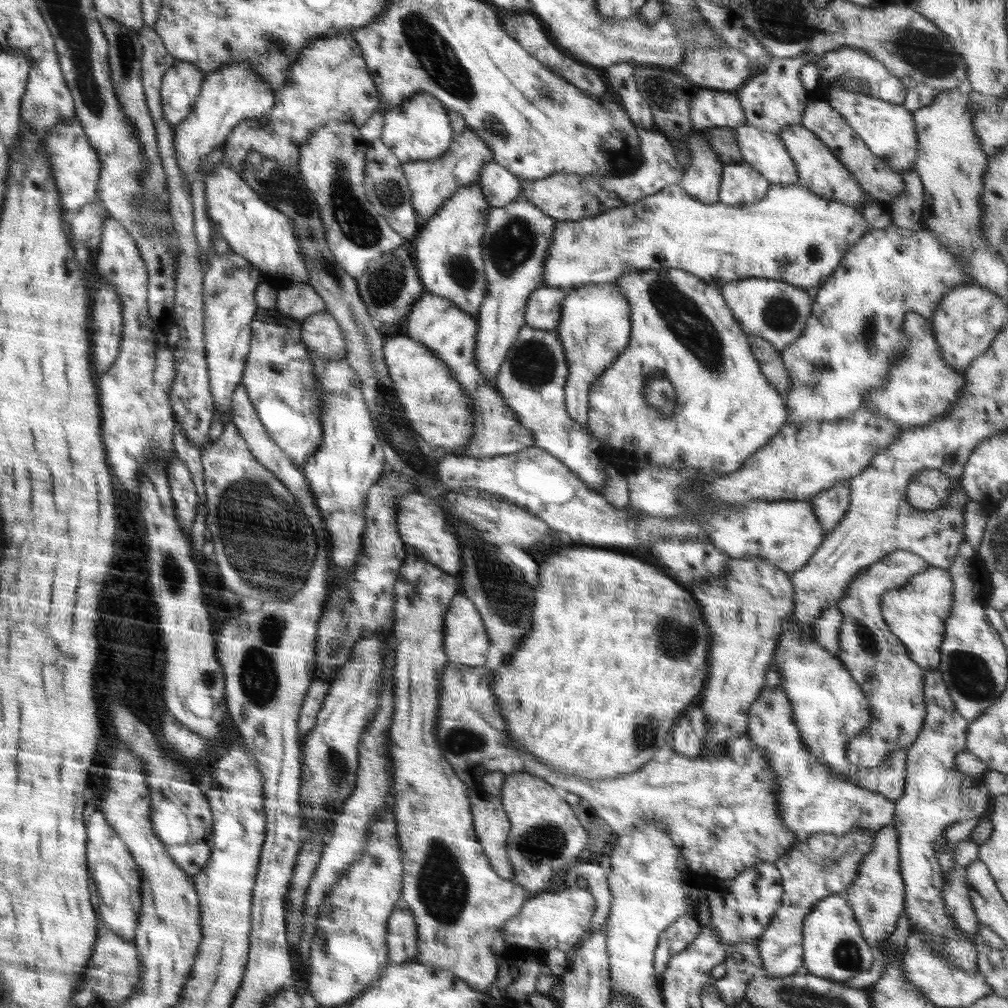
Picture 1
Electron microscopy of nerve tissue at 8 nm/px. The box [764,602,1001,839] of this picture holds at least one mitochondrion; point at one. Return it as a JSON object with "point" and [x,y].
{"point":[972,677]}

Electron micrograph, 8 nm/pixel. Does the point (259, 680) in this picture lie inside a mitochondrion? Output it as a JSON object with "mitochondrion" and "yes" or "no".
{"mitochondrion":"yes"}

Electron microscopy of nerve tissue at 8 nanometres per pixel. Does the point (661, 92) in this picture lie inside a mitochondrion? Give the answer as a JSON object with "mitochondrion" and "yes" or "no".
{"mitochondrion":"yes"}

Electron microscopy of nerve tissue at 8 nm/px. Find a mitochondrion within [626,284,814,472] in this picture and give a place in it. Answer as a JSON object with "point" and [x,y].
{"point":[780,313]}

